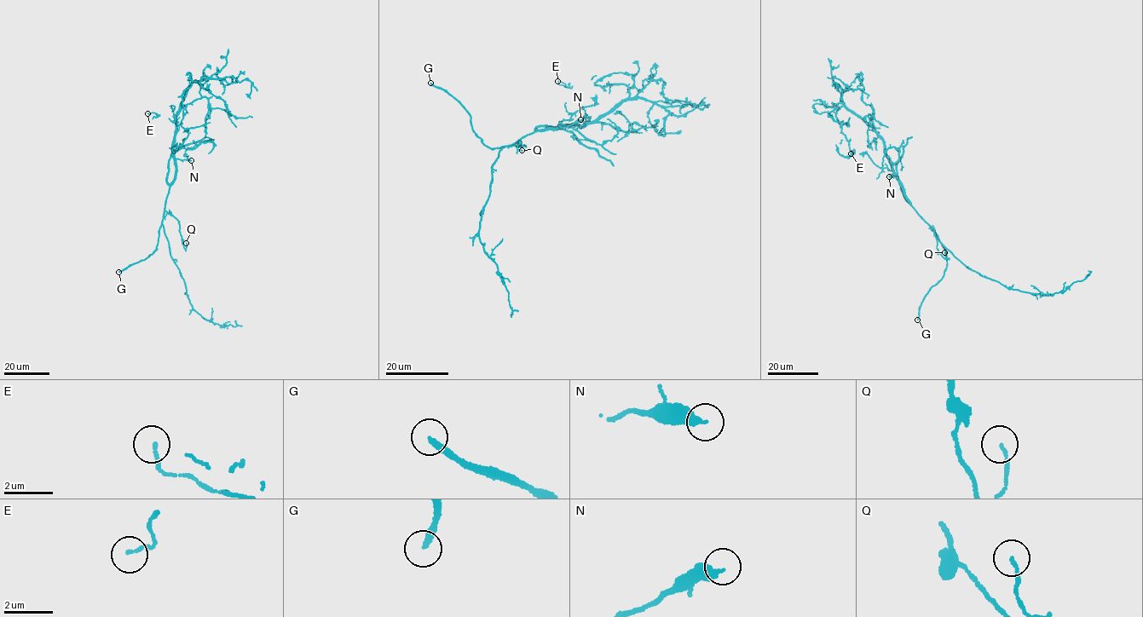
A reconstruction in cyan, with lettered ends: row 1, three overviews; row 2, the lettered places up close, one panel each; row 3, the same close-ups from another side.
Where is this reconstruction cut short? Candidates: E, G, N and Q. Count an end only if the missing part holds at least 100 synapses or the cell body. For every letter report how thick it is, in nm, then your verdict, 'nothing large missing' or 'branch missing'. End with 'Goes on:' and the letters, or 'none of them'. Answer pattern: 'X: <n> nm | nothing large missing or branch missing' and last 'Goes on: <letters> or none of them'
E: 140 nm | nothing large missing
G: 240 nm | branch missing
N: 300 nm | nothing large missing
Q: 120 nm | nothing large missing
Goes on: G

